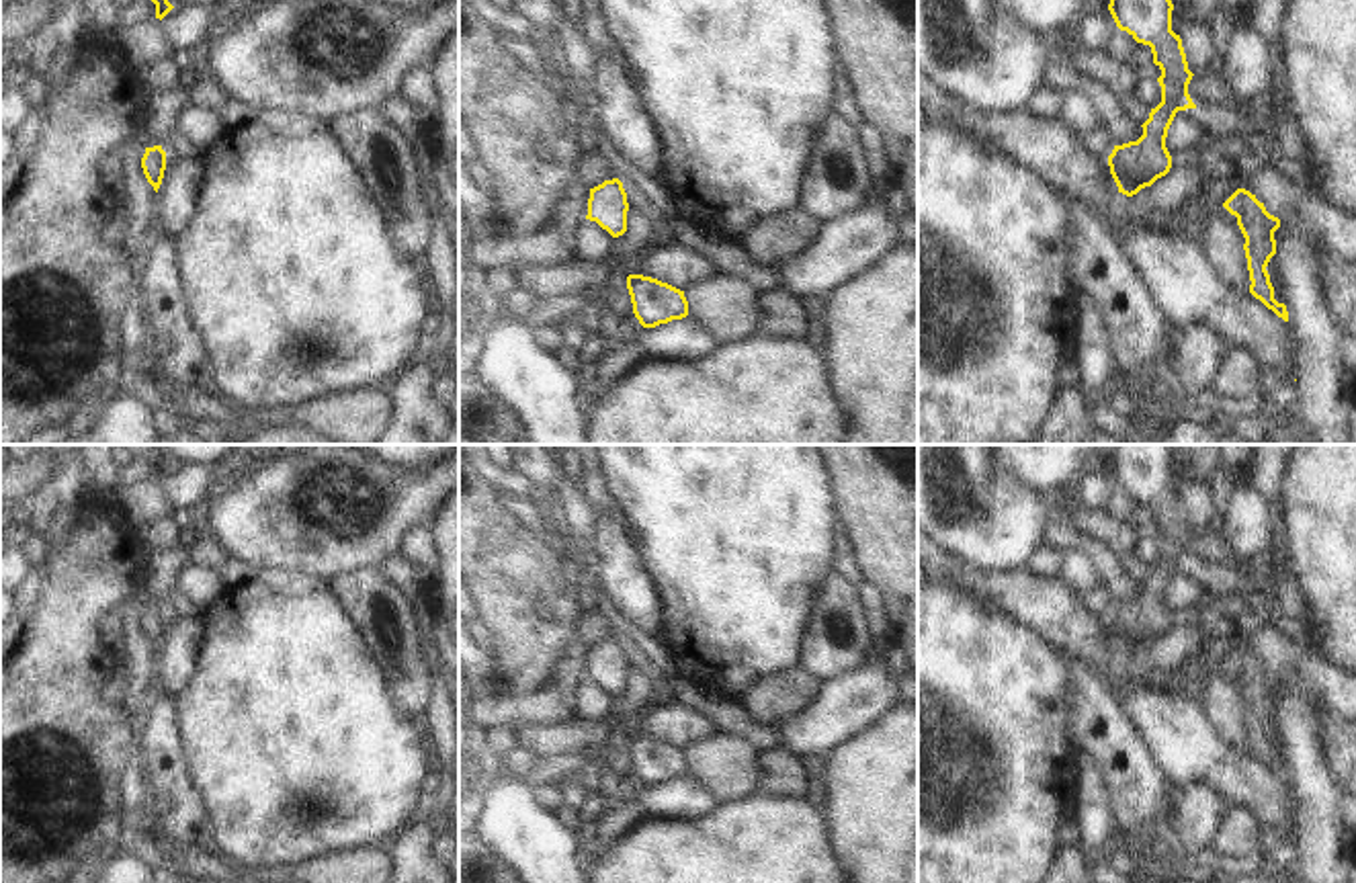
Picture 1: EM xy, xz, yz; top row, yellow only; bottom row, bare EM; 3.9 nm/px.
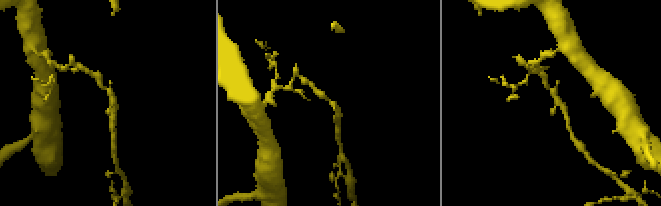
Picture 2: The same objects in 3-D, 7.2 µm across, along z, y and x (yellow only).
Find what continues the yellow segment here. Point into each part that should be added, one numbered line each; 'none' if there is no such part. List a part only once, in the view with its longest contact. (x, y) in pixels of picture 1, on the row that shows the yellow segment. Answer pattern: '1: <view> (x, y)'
none

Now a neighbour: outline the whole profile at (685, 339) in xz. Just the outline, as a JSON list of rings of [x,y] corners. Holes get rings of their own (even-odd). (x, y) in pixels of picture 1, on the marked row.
[[[688,316],[655,328],[645,328],[641,346],[651,361],[701,361],[721,342]]]

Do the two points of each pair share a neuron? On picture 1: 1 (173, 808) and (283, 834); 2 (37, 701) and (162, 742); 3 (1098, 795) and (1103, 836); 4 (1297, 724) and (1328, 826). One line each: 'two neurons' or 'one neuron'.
1: two neurons
2: two neurons
3: one neuron
4: one neuron

